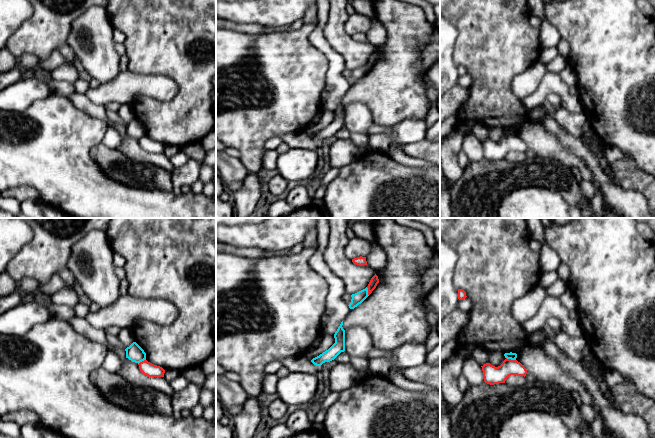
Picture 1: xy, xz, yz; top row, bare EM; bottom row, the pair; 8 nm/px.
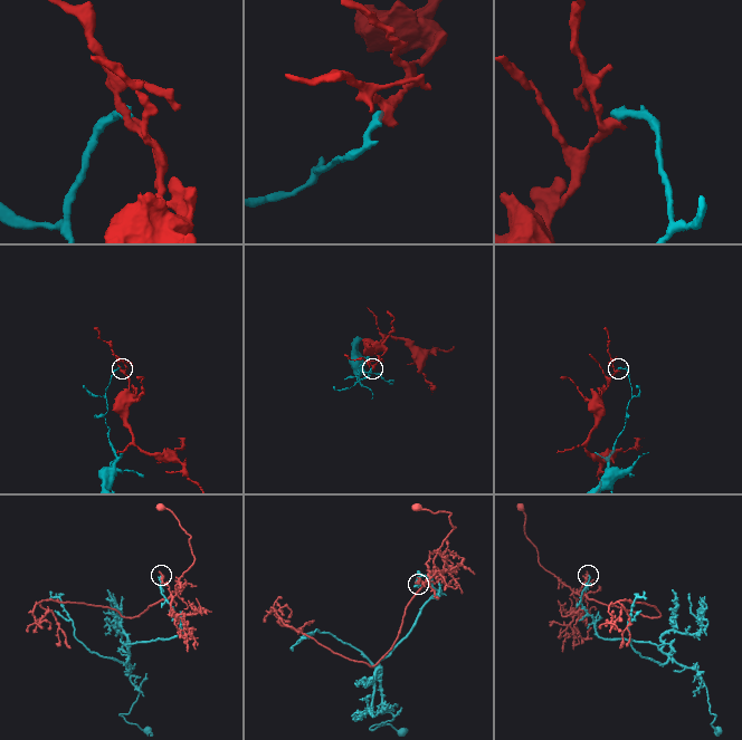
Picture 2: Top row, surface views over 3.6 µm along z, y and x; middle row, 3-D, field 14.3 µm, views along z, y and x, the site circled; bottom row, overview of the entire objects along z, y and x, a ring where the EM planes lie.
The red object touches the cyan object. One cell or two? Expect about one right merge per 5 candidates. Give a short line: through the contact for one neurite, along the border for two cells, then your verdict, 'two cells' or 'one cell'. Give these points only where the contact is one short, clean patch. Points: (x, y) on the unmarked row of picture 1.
yz (506, 133), (515, 136) | two cells

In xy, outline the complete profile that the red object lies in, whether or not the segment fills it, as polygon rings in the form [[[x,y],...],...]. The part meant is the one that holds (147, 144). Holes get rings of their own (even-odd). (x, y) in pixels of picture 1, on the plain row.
[[[147,136],[140,138],[139,140],[140,147],[148,153],[164,153],[165,146],[157,141],[154,141]]]

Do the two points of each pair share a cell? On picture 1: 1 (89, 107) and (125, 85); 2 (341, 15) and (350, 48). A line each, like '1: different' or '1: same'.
1: different
2: same

